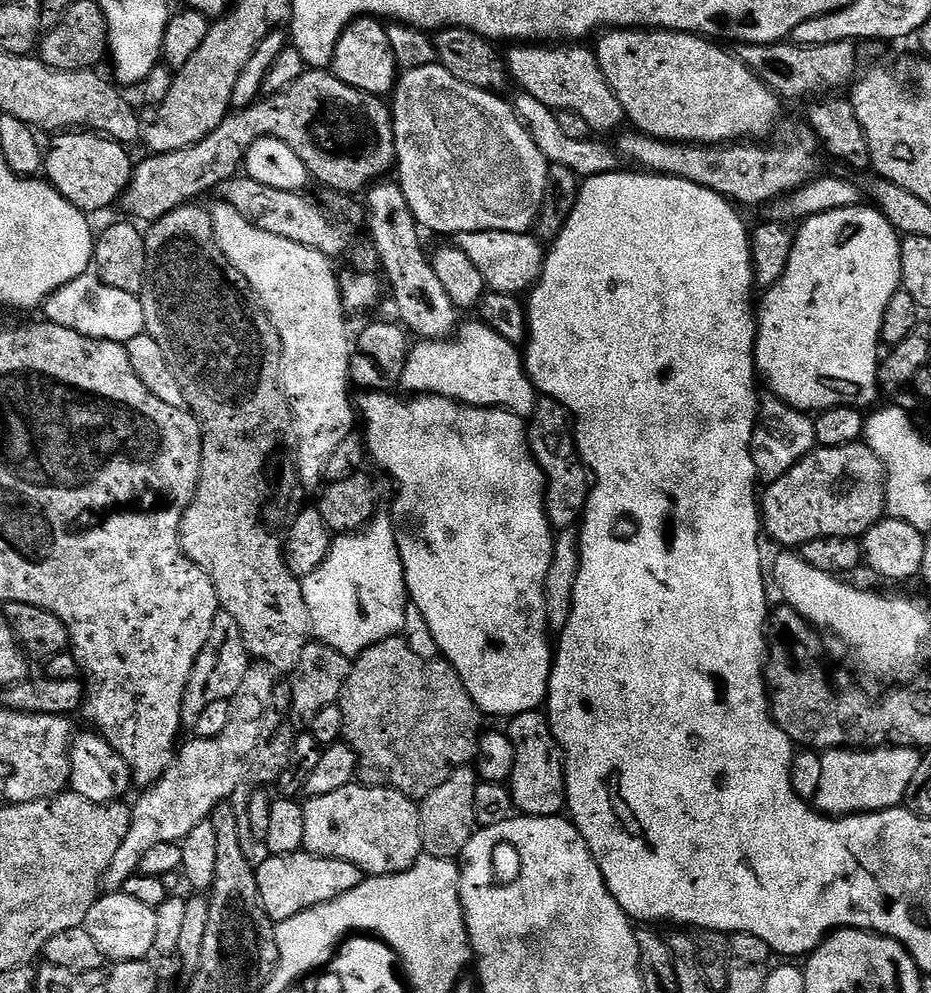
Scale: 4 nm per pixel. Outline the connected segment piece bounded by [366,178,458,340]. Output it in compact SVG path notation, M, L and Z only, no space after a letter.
M385 178L367 189L367 196L368 232L384 267L387 287L388 284L392 287L399 323L420 340L449 339L458 327L458 310L454 302L450 302L450 294L446 294L438 274L434 274L429 253L424 253L424 244L420 241L422 229L410 210L410 202L406 202L406 194L402 194L395 179Z

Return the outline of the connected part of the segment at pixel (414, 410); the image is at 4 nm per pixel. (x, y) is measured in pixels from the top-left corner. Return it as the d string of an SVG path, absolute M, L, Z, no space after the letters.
M365 391L359 397L358 412L362 417L362 428L366 433L366 452L392 475L396 483L396 501L392 504L390 515L396 531L398 554L404 567L404 581L408 587L411 603L426 618L434 642L438 642L443 659L462 678L470 698L480 707L481 713L488 716L511 718L523 712L535 712L547 701L548 683L554 659L553 641L548 641L550 629L547 618L547 598L544 595L544 579L550 571L552 552L555 550L554 529L548 520L548 510L544 503L546 485L544 472L532 455L532 445L528 442L528 428L525 417L516 416L505 408L475 408L469 404L459 404L444 396L416 394L405 398L400 394Z

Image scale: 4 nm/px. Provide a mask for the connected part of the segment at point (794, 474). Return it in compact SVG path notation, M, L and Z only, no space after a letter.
M857 442L847 444L846 446L838 446L837 448L817 447L806 458L802 458L793 468L786 474L782 474L782 478L778 478L773 484L767 485L762 492L762 528L765 533L768 532L777 540L778 543L784 544L780 546L802 546L806 542L810 542L814 538L822 538L823 536L850 536L853 538L863 537L865 532L869 532L879 520L885 519L886 509L886 486L884 475L884 464L878 458L878 454L874 450L868 448L866 443Z

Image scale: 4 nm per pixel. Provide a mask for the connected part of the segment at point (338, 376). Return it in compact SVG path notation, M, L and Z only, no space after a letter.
M216 202L216 205L211 205L210 208L212 214L212 221L214 222L214 238L218 242L218 246L222 250L222 254L226 254L226 258L230 258L230 262L233 266L236 267L238 270L238 274L242 274L242 278L246 278L246 282L250 282L250 286L252 287L252 291L257 300L260 301L263 309L267 312L270 319L272 319L272 325L278 330L278 334L280 335L280 341L282 342L282 350L284 351L284 366L282 369L282 379L284 381L284 393L286 394L286 398L288 399L288 405L292 407L292 418L294 421L294 436L296 432L296 463L295 467L298 469L298 475L303 478L303 480L308 480L308 484L313 484L316 489L321 487L322 481L325 479L327 470L328 470L328 463L330 462L330 458L334 458L334 450L338 450L338 446L342 446L342 442L346 442L346 438L350 435L353 435L354 429L352 428L355 426L357 427L358 424L358 412L357 409L354 407L354 396L352 400L352 396L348 393L348 388L350 389L350 373L352 370L352 353L354 351L354 344L353 341L350 339L348 340L348 320L349 317L346 315L346 309L344 306L344 300L340 297L340 281L338 279L338 272L335 272L332 269L333 261L329 259L329 257L323 256L322 254L318 254L318 250L310 250L306 246L298 246L298 242L290 242L287 238L278 238L274 234L266 234L266 230L258 230L258 226L254 226L250 222L246 222L246 218L242 218L242 214L238 214L238 210L234 210L234 206L232 204L226 204L223 202Z

